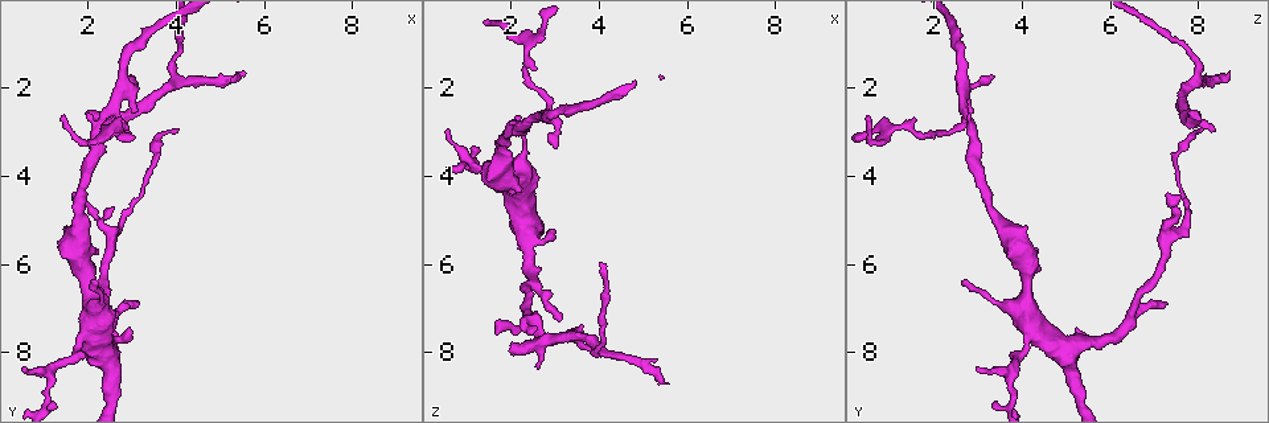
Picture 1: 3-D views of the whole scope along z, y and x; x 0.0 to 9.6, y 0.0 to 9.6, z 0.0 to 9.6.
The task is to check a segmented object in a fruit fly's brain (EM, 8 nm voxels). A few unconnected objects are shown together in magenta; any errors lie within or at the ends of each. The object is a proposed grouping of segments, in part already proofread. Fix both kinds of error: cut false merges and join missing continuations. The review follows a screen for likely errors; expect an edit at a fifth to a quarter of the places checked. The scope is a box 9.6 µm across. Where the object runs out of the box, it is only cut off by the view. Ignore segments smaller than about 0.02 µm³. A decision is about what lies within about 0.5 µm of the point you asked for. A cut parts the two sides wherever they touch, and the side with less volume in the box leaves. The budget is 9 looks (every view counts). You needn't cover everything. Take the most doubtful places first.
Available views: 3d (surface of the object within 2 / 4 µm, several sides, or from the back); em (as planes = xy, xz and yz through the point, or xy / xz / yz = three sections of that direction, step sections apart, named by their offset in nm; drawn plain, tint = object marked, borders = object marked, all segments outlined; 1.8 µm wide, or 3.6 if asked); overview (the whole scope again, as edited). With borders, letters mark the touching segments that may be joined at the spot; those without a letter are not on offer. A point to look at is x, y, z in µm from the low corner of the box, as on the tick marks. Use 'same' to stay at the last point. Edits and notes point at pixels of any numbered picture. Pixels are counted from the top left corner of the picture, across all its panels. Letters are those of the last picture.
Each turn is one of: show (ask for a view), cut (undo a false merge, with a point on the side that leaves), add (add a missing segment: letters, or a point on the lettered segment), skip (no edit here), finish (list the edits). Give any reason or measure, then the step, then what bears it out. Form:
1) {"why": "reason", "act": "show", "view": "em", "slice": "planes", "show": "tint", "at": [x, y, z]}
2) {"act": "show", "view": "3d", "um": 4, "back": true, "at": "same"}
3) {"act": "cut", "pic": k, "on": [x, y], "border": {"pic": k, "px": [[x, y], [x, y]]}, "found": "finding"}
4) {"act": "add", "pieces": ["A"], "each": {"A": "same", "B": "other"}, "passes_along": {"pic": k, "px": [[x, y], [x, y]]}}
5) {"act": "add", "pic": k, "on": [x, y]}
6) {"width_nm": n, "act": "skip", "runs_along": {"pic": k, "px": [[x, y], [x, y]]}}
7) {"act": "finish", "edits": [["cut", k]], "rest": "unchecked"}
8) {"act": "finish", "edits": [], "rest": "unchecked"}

{"why": "free end", "act": "show", "view": "3d", "um": 2, "at": [1.90, 2.60, 7.95]}

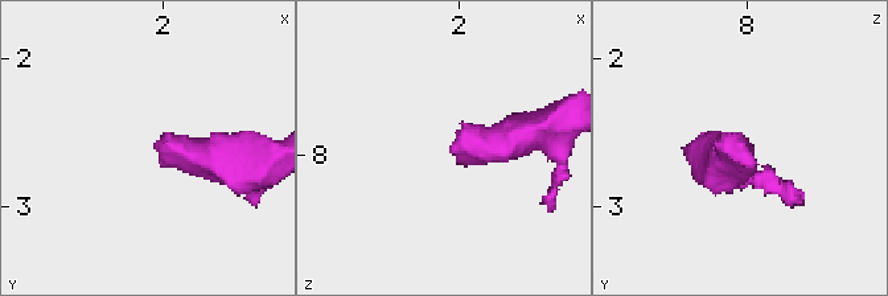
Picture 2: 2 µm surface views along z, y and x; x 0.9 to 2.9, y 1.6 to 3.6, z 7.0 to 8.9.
{"act": "show", "view": "em", "slice": "planes", "show": "borders", "at": [1.94, 2.58, 8.00]}

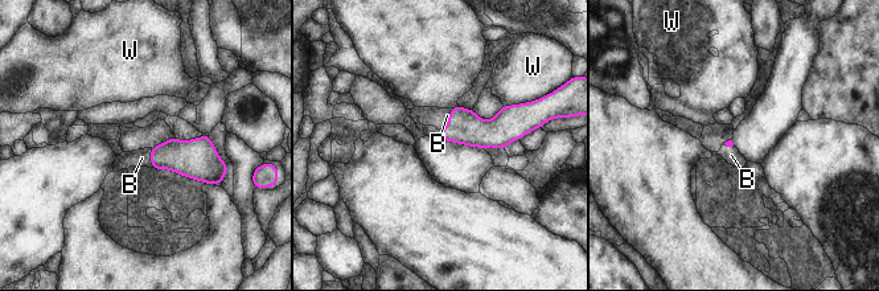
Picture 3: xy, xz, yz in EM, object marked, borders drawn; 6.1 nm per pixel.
{"longest_contact_nm": ["W", 130], "act": "add", "pieces": ["B"], "each": {"B": "same", "W": "other"}, "passes_along": {"pic": 3, "px": [[192, 159], [151, 158], [142, 158]]}, "found": "the neuron continues"}

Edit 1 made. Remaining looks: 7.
{"why": "redraw", "act": "show", "view": "overview"}

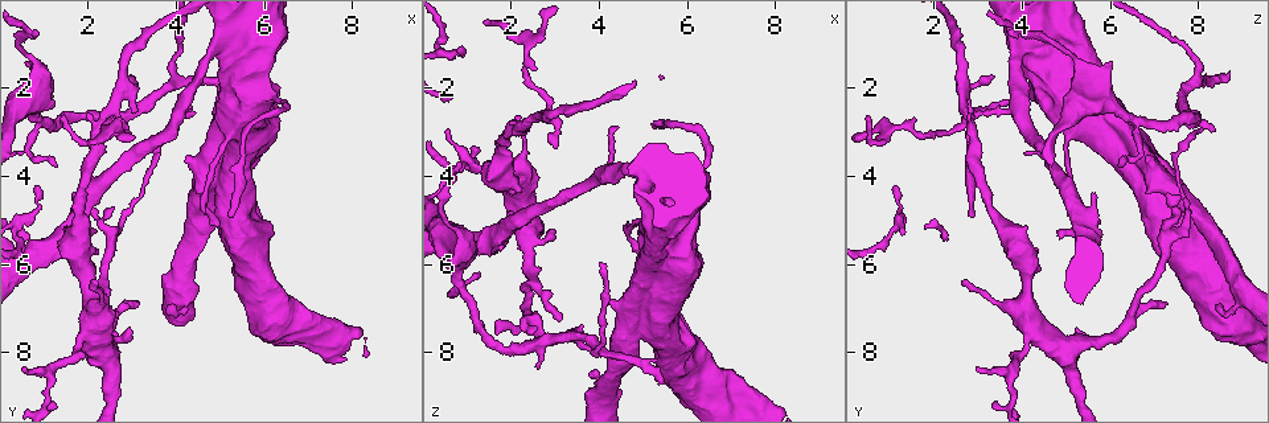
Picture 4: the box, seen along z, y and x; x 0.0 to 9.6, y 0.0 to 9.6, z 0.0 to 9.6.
{"act": "show", "view": "em", "slice": "planes", "show": "plain", "at": [5.50, 1.70, 8.65]}

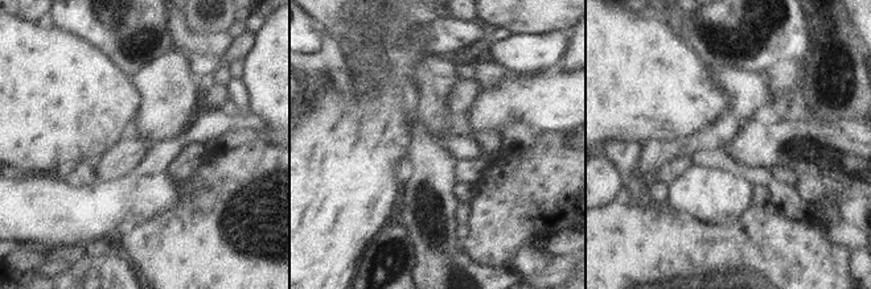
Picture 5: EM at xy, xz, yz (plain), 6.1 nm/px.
{"why": "see the neighbours", "act": "show", "view": "em", "slice": "planes", "show": "borders", "at": "same"}

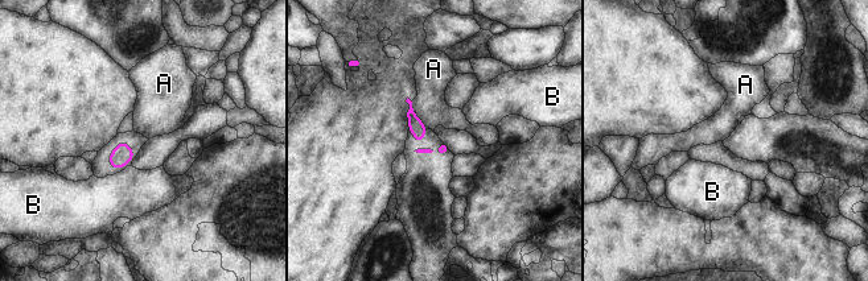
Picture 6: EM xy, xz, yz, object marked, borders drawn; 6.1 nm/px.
{"act": "skip", "each": {"A": "other", "B": "other"}, "border": {"pic": 6, "px": [[411, 102], [415, 115], [426, 129]]}, "found": "none of them fits"}

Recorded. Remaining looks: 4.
{"why": "tapers out", "act": "show", "view": "em", "slice": "yz", "step": 4, "show": "borders", "at": [2.20, 6.40, 2.60]}

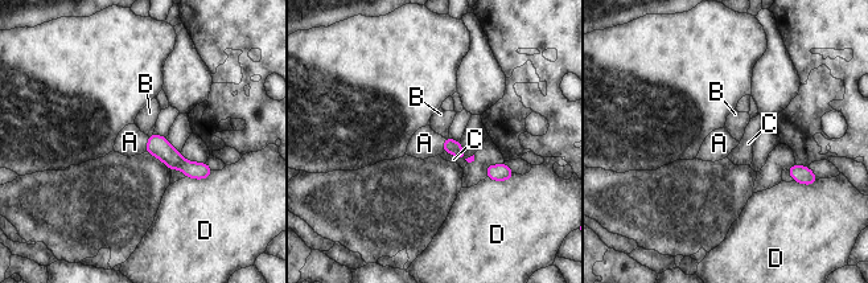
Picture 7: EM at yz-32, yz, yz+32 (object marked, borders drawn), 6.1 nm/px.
{"why": "another direction", "act": "show", "view": "em", "slice": "planes", "show": "borders", "at": "same"}

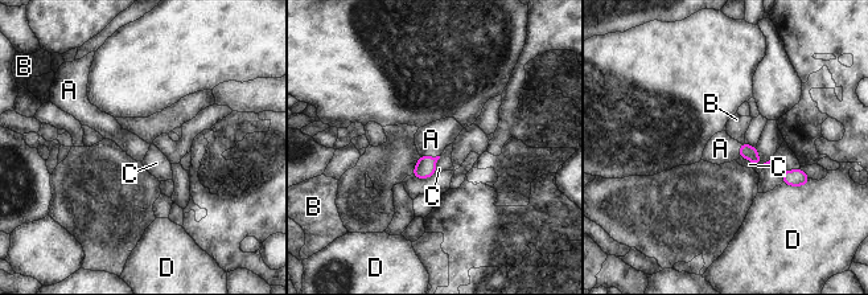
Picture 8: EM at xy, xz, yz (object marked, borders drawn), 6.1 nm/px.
{"width_nm": 80, "act": "add", "pieces": ["A"], "each": {"A": "same", "B": "other", "C": "other", "D": "other"}, "passes_along": {"pic": 8, "px": [[426, 167], [430, 156], [431, 139]]}, "found": "the neuron continues"}

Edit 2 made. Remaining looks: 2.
{"act": "show", "view": "em", "um": 3.6, "slice": "xy", "step": 8, "show": "borders", "at": [2.50, 2.50, 2.60]}

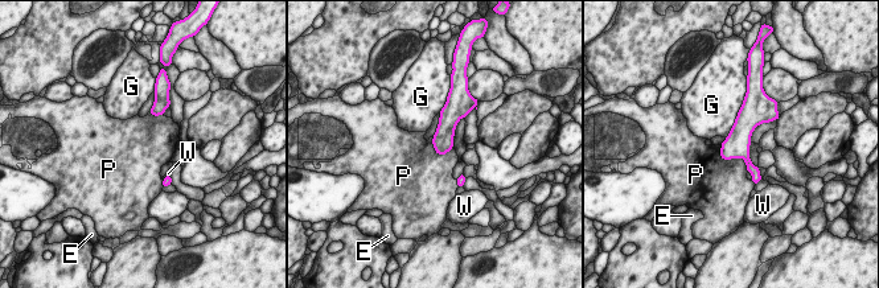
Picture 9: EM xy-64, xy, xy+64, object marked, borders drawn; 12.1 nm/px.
{"act": "skip", "each": {"E": "other", "G": "other", "P": "other", "W": "other"}, "border": {"pic": 9, "px": [[719, 145], [748, 172]]}, "found": "one neuron here"}

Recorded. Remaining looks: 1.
{"act": "finish", "edits": [["add", 3], ["add", 8]], "rest": "unchecked"}

